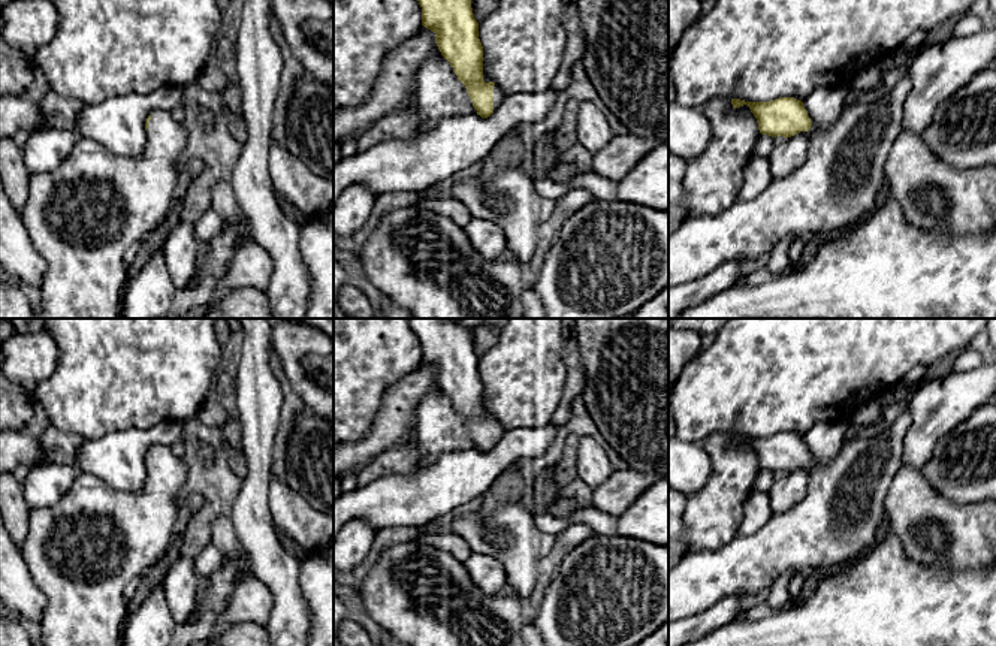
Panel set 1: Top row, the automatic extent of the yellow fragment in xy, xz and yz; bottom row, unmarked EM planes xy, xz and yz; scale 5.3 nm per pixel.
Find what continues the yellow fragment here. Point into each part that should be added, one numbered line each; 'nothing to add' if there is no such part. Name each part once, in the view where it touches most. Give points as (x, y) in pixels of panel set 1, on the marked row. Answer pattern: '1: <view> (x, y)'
1: xz (498, 94)

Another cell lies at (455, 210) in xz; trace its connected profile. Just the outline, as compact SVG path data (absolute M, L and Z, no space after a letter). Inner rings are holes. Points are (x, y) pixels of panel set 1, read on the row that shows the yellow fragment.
M416 197L414 203L419 209L426 209L449 217L461 227L465 227L473 220L468 208L461 200L453 197L441 197L435 200Z

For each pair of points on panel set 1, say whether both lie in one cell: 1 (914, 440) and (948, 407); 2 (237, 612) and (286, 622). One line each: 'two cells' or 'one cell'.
1: one cell
2: two cells

